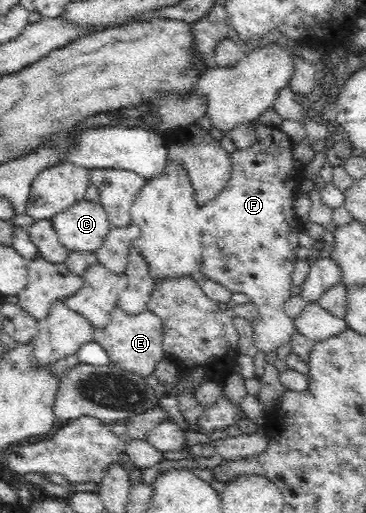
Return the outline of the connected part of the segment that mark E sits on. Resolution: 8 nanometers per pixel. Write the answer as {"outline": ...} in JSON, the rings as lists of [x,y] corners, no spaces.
{"outline":[[[116,305],[111,311],[111,323],[103,329],[94,328],[94,340],[105,350],[110,363],[141,377],[149,377],[163,359],[162,321],[146,308],[138,314],[127,314]]]}

